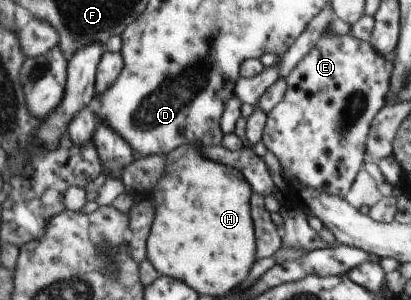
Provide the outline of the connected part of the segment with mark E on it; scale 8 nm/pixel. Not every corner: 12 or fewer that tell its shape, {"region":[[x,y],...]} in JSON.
{"region":[[325,30],[260,141],[343,199],[392,62]]}

